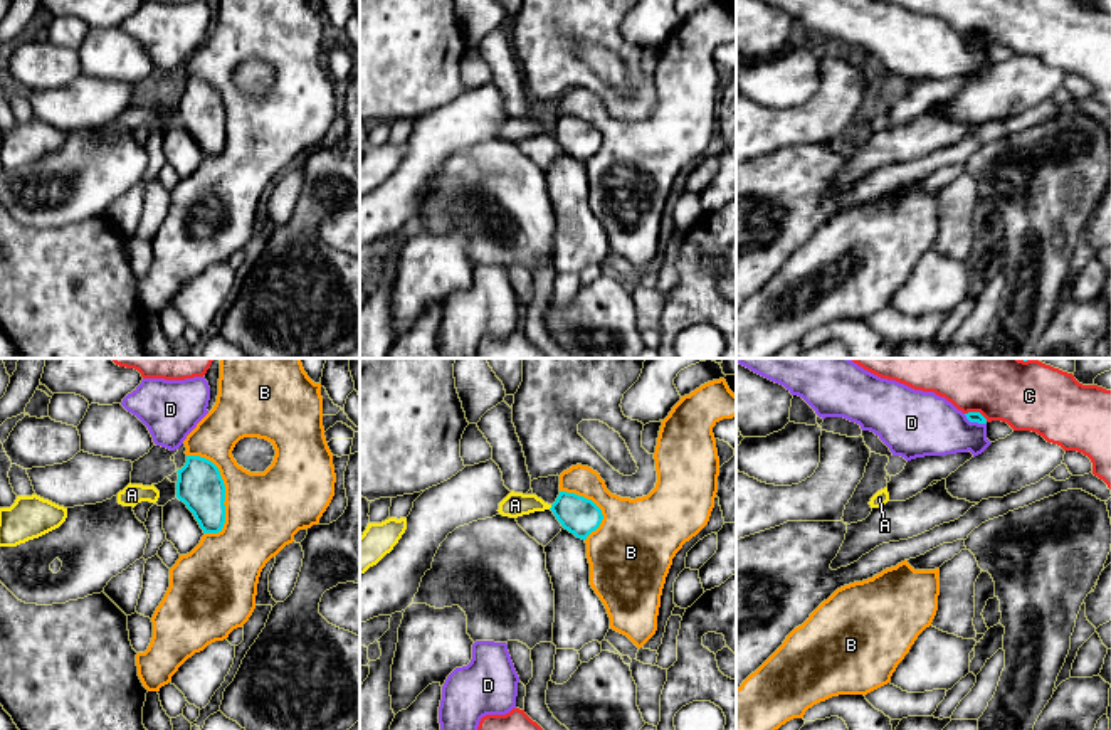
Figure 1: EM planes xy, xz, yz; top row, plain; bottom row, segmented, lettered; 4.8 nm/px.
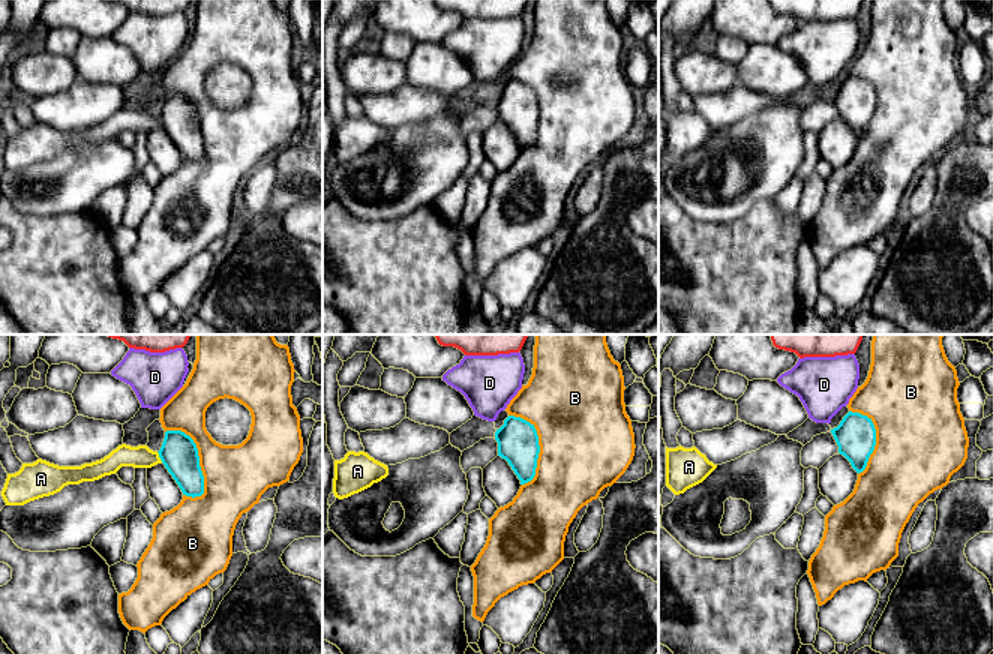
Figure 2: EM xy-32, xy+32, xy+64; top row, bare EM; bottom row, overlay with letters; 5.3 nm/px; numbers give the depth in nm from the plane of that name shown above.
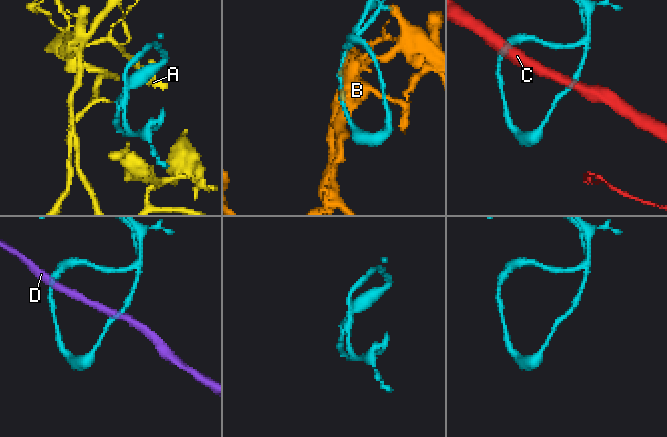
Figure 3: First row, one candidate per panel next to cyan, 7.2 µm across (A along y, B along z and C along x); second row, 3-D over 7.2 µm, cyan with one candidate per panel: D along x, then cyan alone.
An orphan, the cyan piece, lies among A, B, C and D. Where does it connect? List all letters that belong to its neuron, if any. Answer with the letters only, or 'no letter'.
no letter

